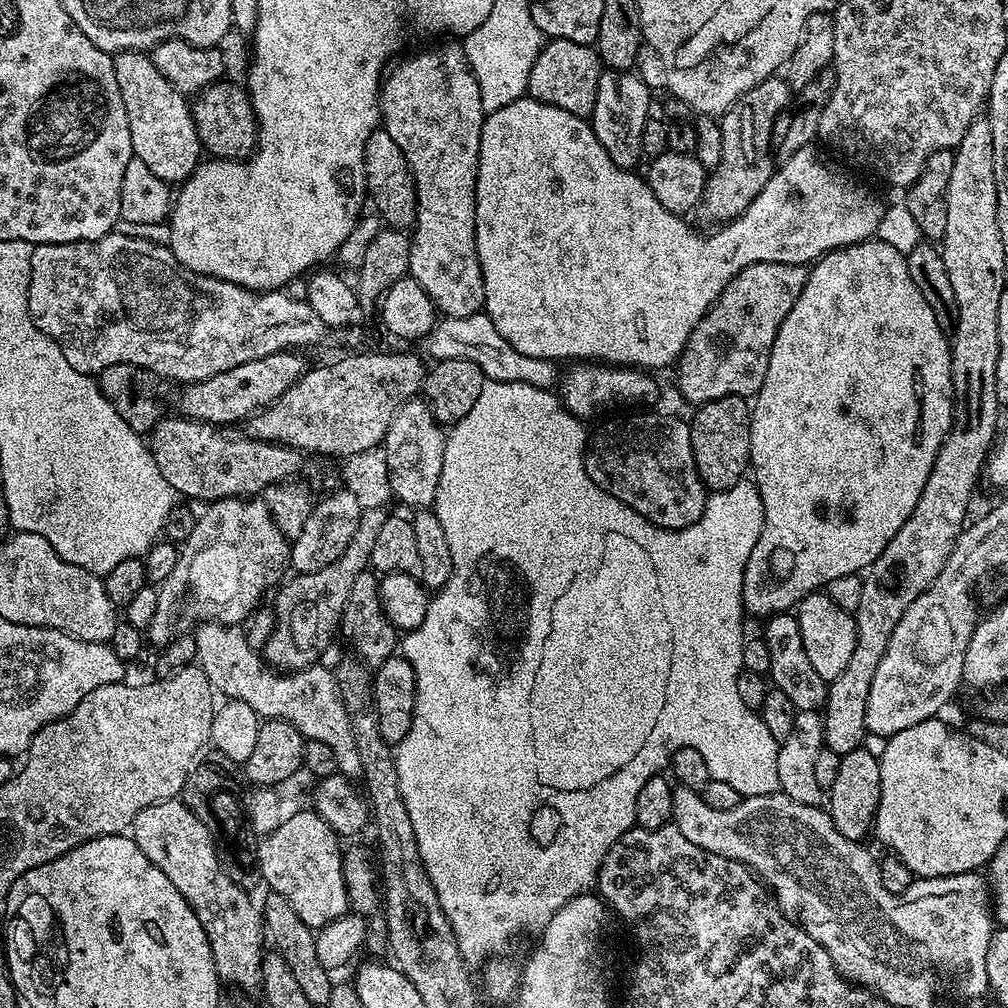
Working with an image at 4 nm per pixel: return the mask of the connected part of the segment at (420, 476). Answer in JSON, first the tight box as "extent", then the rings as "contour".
{"extent":[382,398,445,510],"contour":[[[413,398],[401,405],[390,422],[390,430],[386,430],[382,446],[386,450],[391,495],[411,510],[428,510],[436,503],[445,439],[445,429],[434,418],[428,401],[423,398]]]}

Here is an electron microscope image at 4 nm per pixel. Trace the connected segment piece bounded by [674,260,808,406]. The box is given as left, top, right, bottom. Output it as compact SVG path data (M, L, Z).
M757 260L754 266L746 266L722 290L722 294L708 308L708 312L694 326L680 359L675 365L676 384L680 392L692 403L699 406L727 396L755 397L756 391L766 378L766 366L770 366L770 354L786 314L798 302L802 286L806 286L808 268L800 262L782 260Z

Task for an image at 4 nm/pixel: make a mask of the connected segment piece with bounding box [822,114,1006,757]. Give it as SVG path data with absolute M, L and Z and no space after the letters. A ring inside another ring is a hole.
M981 114L976 116L974 122L970 122L966 134L962 134L962 142L958 142L958 146L954 151L956 154L954 158L954 171L950 174L950 186L946 190L946 234L942 241L942 251L944 261L946 262L946 274L950 274L950 286L954 286L954 298L958 298L958 318L956 319L956 327L950 336L950 347L952 349L952 428L947 436L944 437L942 446L936 451L934 466L928 470L926 486L922 486L922 490L918 494L918 506L912 508L912 513L906 516L902 522L902 530L898 530L894 534L894 538L888 540L886 547L880 550L878 558L873 564L867 565L866 571L863 573L862 599L858 601L858 610L854 614L856 617L856 645L854 646L854 654L850 654L850 662L846 662L846 670L842 670L842 674L838 678L830 681L828 697L822 709L824 718L824 746L830 750L834 750L834 754L838 754L840 757L850 754L850 750L861 747L864 743L864 735L868 732L868 727L866 726L866 698L870 698L870 682L874 682L874 674L878 670L878 662L882 662L882 654L886 654L886 646L890 646L890 634L894 634L894 626L898 626L899 620L902 619L902 614L906 614L906 606L910 606L910 602L914 602L914 598L918 598L918 594L922 594L927 590L930 582L934 582L934 578L938 578L942 566L946 566L946 558L950 558L950 550L960 536L960 533L964 531L966 521L969 519L969 517L967 518L968 507L972 504L972 495L976 492L976 483L980 480L980 471L986 468L986 461L989 459L990 453L998 439L996 427L1000 424L1000 411L1002 411L1002 405L998 398L998 390L996 389L996 375L998 374L998 298L1002 298L1002 294L1006 290L1006 284L1004 284L1004 260L1006 260L1006 254L1002 250L1002 234L998 230L998 186L994 182L994 136L990 130L990 122L988 121L987 115Z

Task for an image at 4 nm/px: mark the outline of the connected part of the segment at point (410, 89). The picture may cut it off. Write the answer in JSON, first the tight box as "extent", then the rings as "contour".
{"extent":[380,44,486,318],"contour":[[[444,44],[441,48],[428,48],[425,52],[416,52],[413,56],[405,58],[401,64],[393,63],[390,71],[385,75],[380,86],[380,118],[382,130],[398,142],[398,150],[406,158],[406,162],[412,171],[412,177],[416,183],[416,223],[410,232],[412,245],[410,246],[410,262],[408,263],[408,275],[413,276],[430,294],[437,313],[445,317],[466,318],[470,314],[481,311],[484,306],[484,283],[482,282],[482,266],[478,262],[478,250],[476,249],[476,171],[478,170],[478,158],[480,157],[480,128],[484,125],[486,109],[482,106],[478,94],[478,82],[472,73],[472,67],[465,60],[463,51],[452,44]]]}

